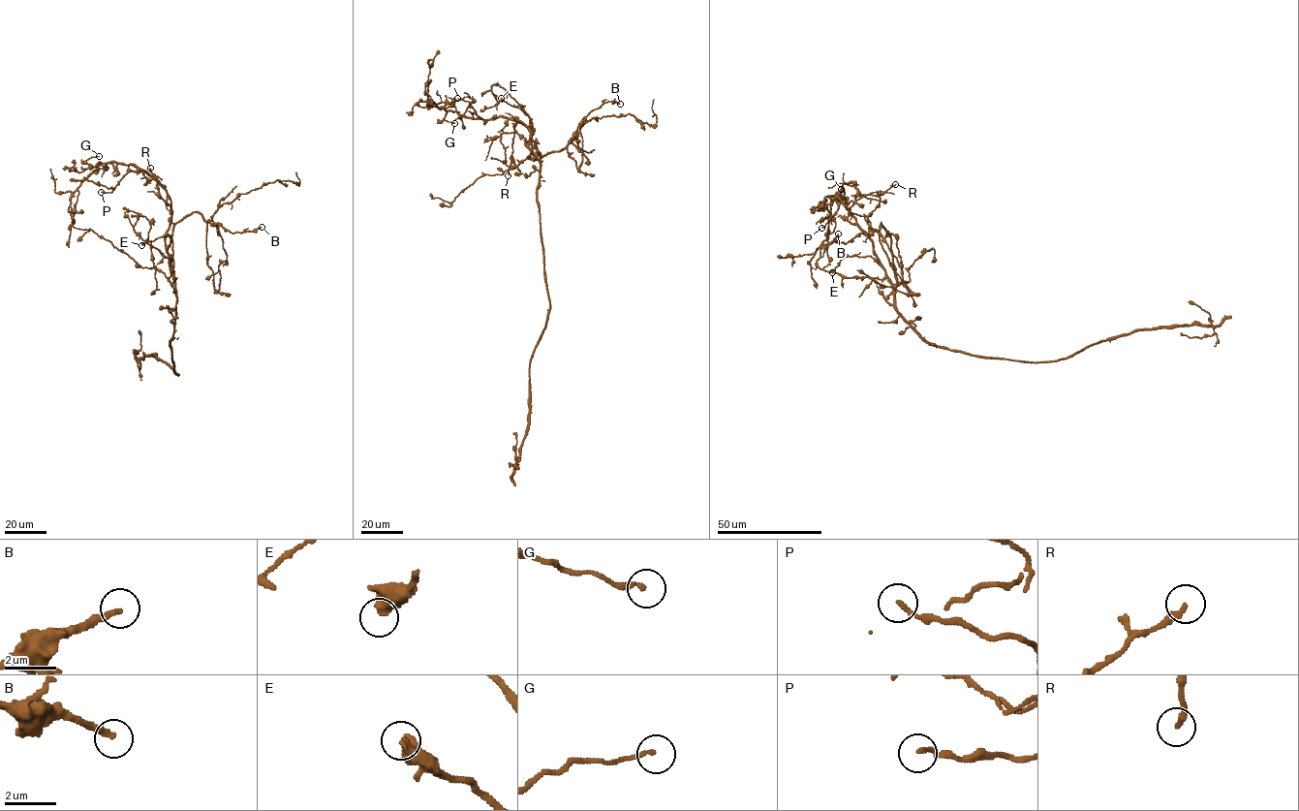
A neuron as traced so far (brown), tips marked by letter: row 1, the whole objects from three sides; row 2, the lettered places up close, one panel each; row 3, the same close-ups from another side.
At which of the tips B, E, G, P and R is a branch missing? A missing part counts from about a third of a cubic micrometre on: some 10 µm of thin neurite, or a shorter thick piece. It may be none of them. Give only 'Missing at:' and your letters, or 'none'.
Missing at: B

